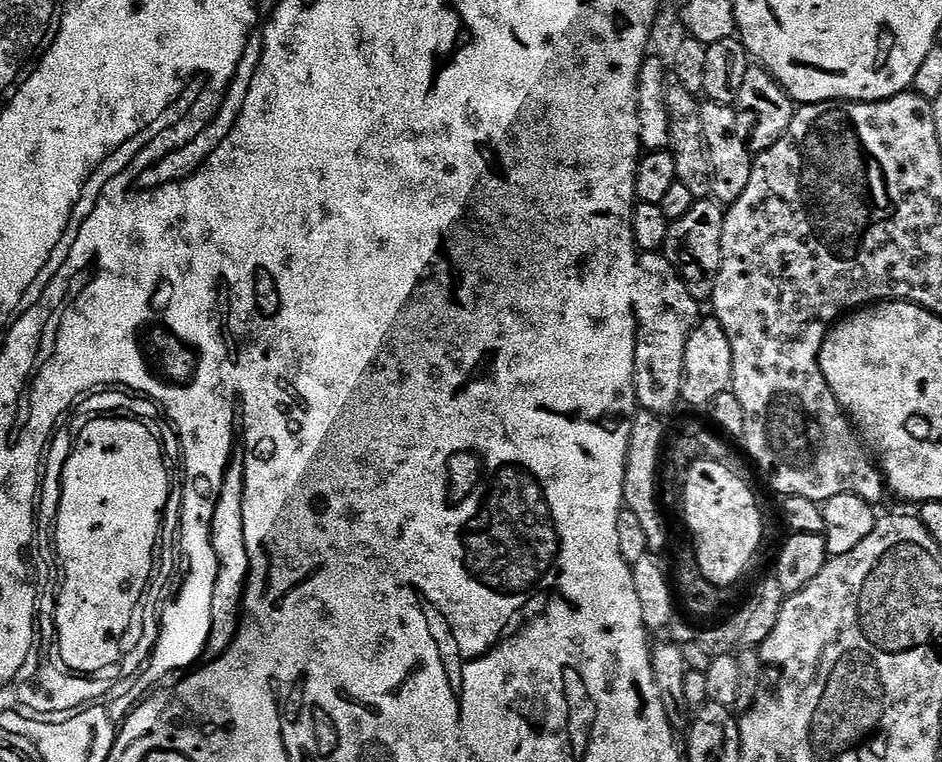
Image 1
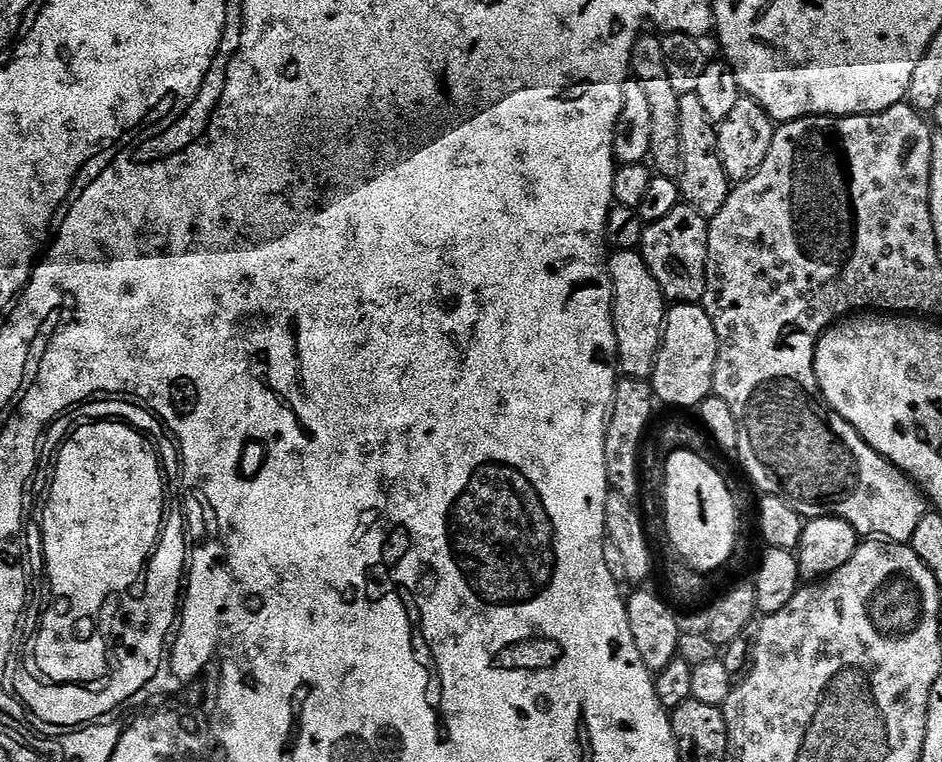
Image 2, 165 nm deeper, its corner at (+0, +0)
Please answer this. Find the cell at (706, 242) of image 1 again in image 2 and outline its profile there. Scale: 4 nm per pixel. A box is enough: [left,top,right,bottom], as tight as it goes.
[638,202,708,304]

